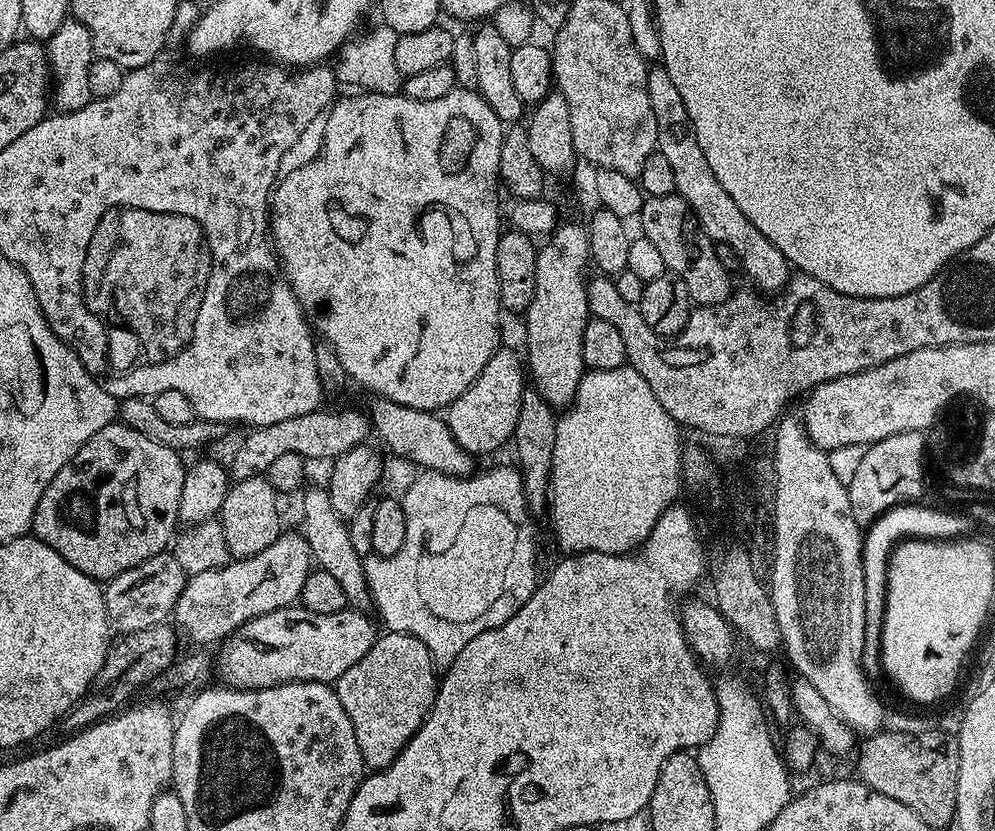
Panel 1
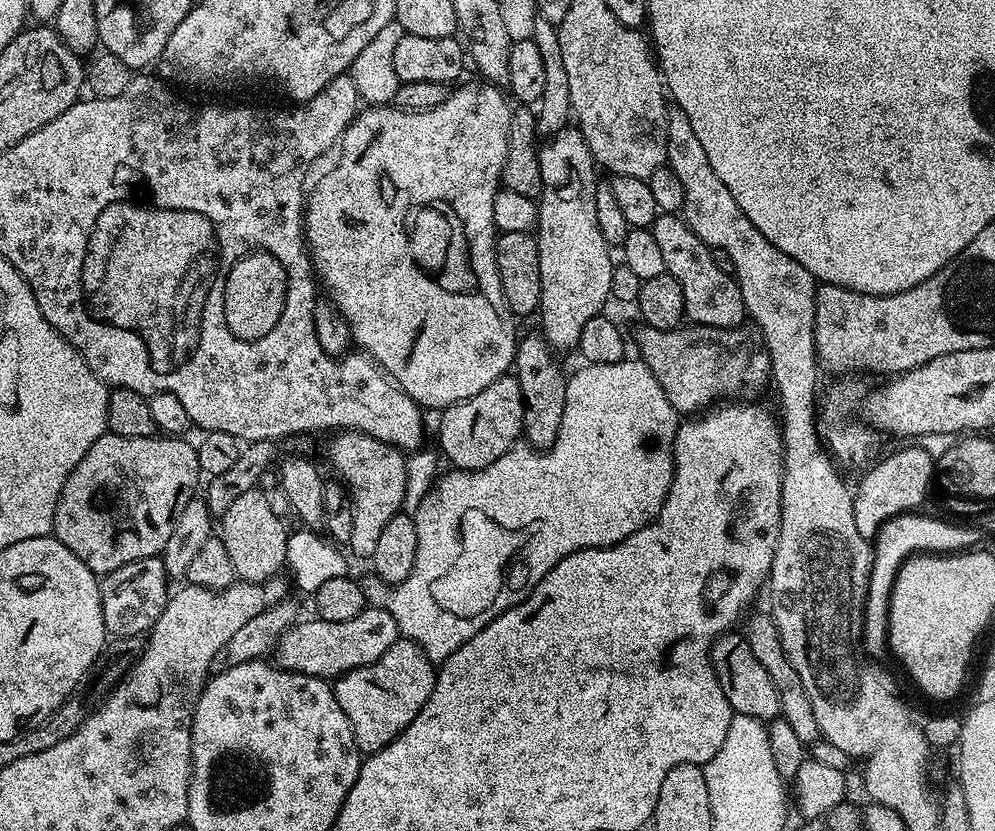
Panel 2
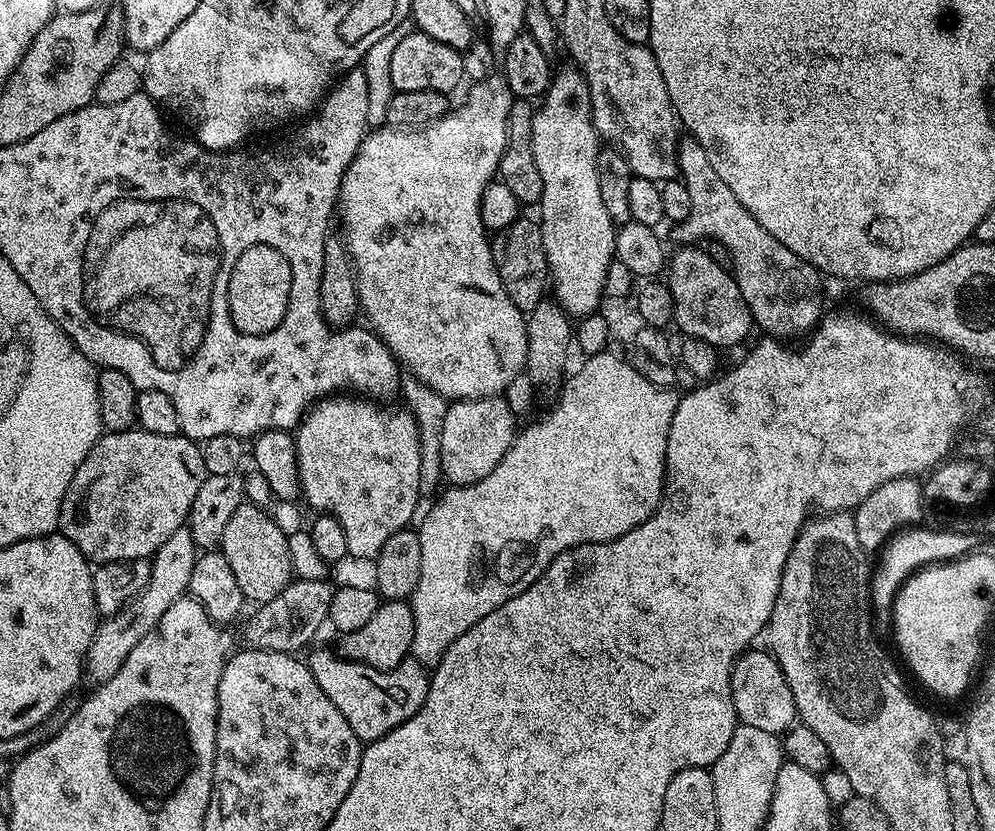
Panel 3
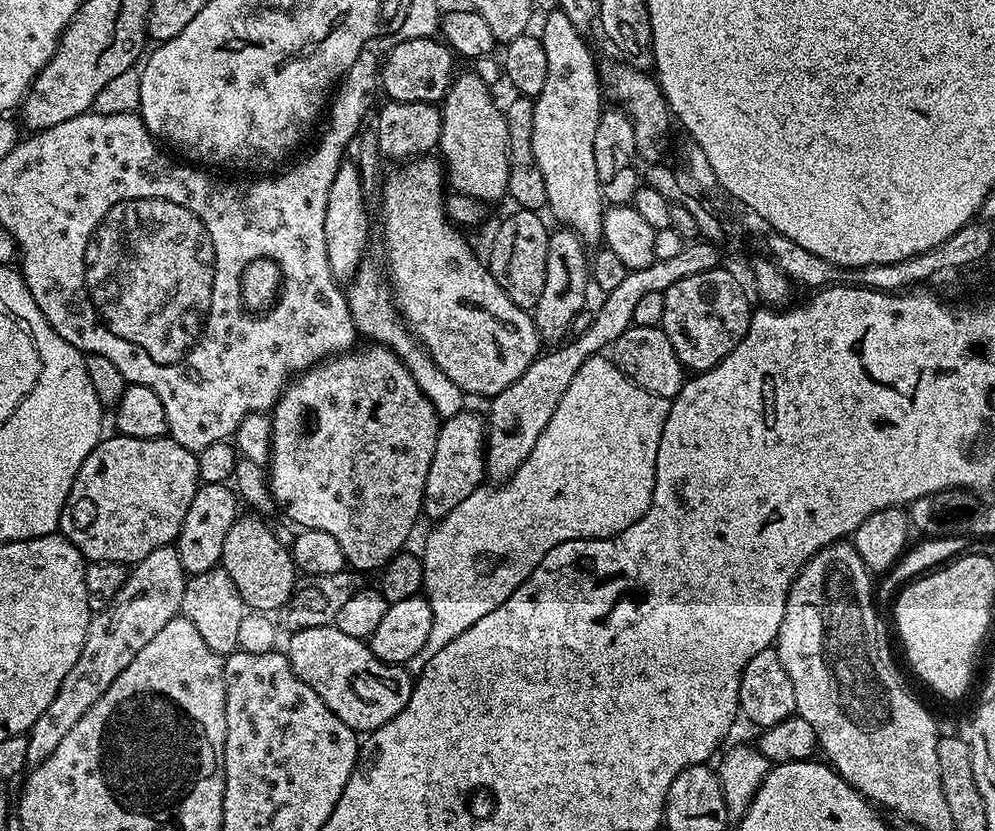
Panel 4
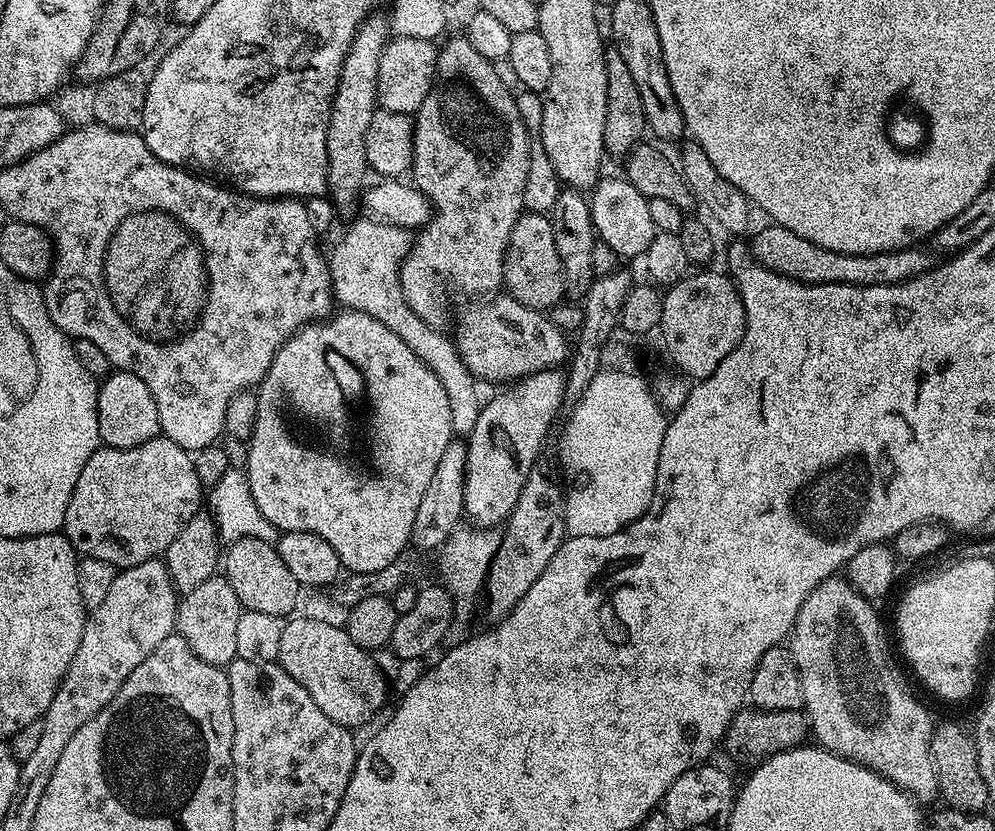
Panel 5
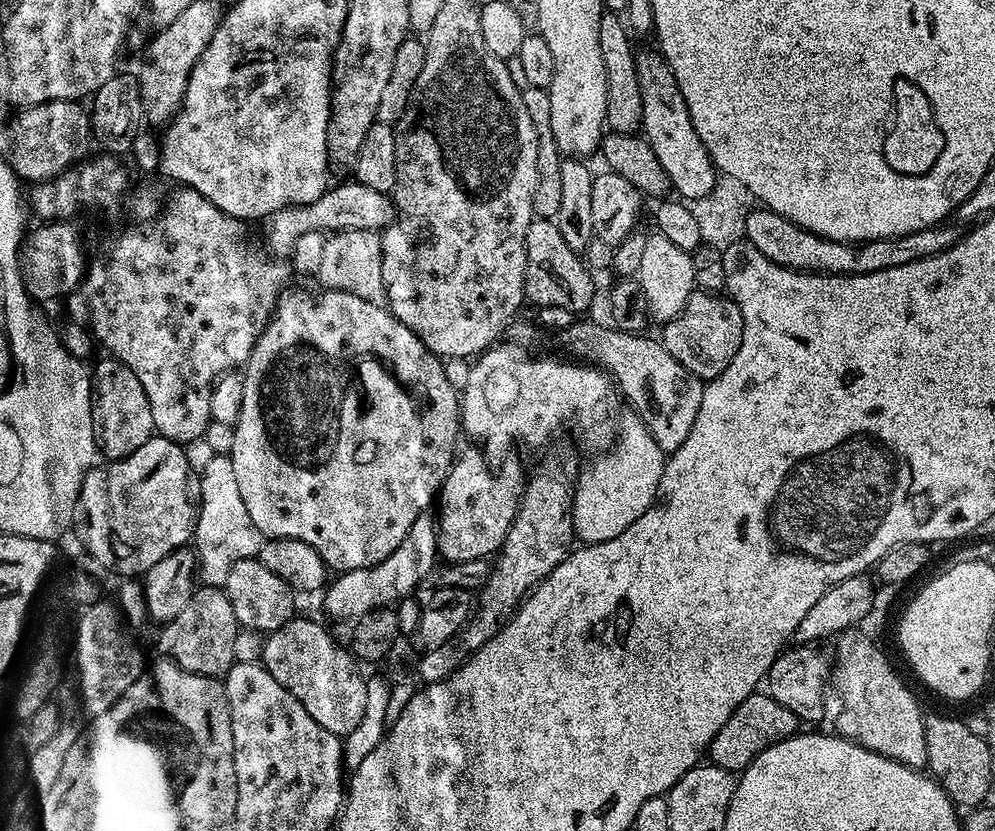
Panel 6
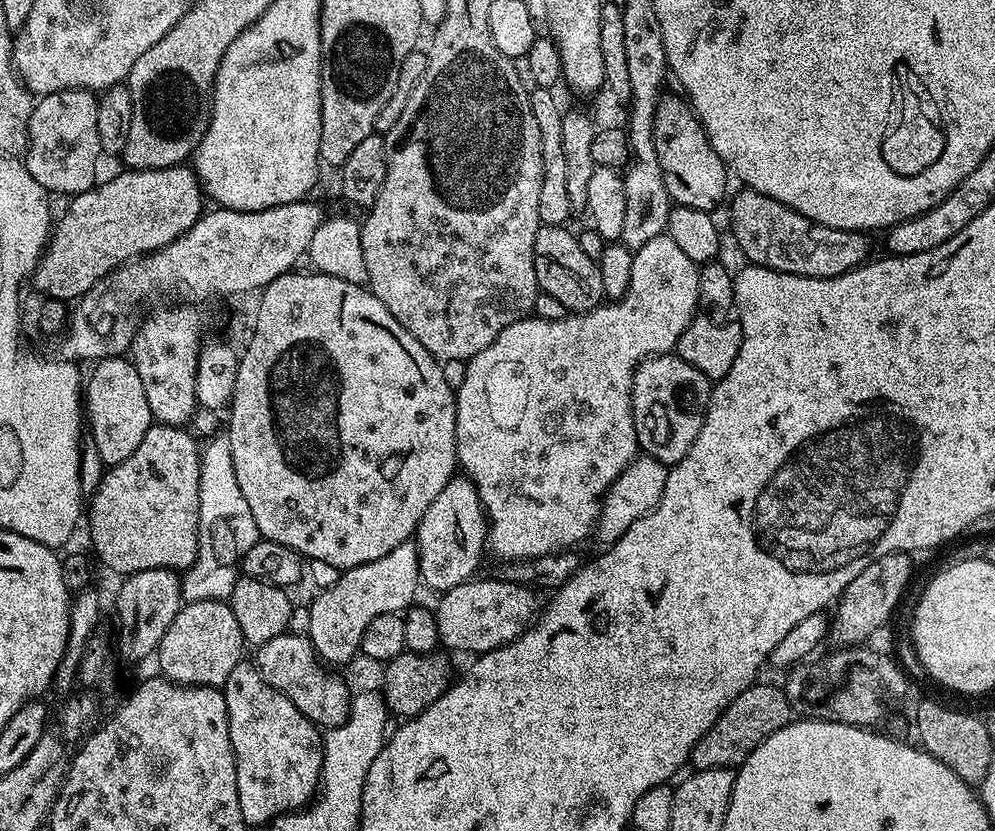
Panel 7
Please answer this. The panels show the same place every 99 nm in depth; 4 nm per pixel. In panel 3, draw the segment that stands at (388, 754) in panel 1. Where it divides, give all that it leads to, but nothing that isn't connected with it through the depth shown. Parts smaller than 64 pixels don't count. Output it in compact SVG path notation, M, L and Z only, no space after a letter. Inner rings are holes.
M316 648L306 656L306 663L310 674L314 674L314 682L322 686L322 694L338 706L342 718L350 722L350 730L354 730L360 741L371 742L390 734L390 730L402 726L402 722L406 722L422 706L430 679L425 665L409 658L383 672L345 660L333 649L332 652L328 648Z

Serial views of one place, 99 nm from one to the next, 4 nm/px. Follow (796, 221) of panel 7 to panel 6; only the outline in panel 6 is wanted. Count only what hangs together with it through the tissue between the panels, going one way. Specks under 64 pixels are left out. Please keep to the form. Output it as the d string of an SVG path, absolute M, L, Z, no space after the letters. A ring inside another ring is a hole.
M756 208L746 215L744 236L771 261L786 268L813 274L860 275L880 269L893 269L894 266L906 265L907 262L923 260L946 251L956 244L962 235L960 230L956 231L950 225L936 225L926 230L915 231L914 234L896 236L894 239L867 240L862 244L840 243L806 231L777 212Z

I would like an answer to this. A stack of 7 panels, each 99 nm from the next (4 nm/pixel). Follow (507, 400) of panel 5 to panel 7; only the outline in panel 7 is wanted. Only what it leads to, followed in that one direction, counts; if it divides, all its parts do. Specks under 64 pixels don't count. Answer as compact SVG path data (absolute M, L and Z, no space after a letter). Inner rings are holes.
M457 474L442 486L442 494L438 494L438 498L430 502L426 514L422 514L414 543L418 550L420 579L425 589L433 588L436 594L443 594L477 575L476 567L486 556L488 518L471 480Z

